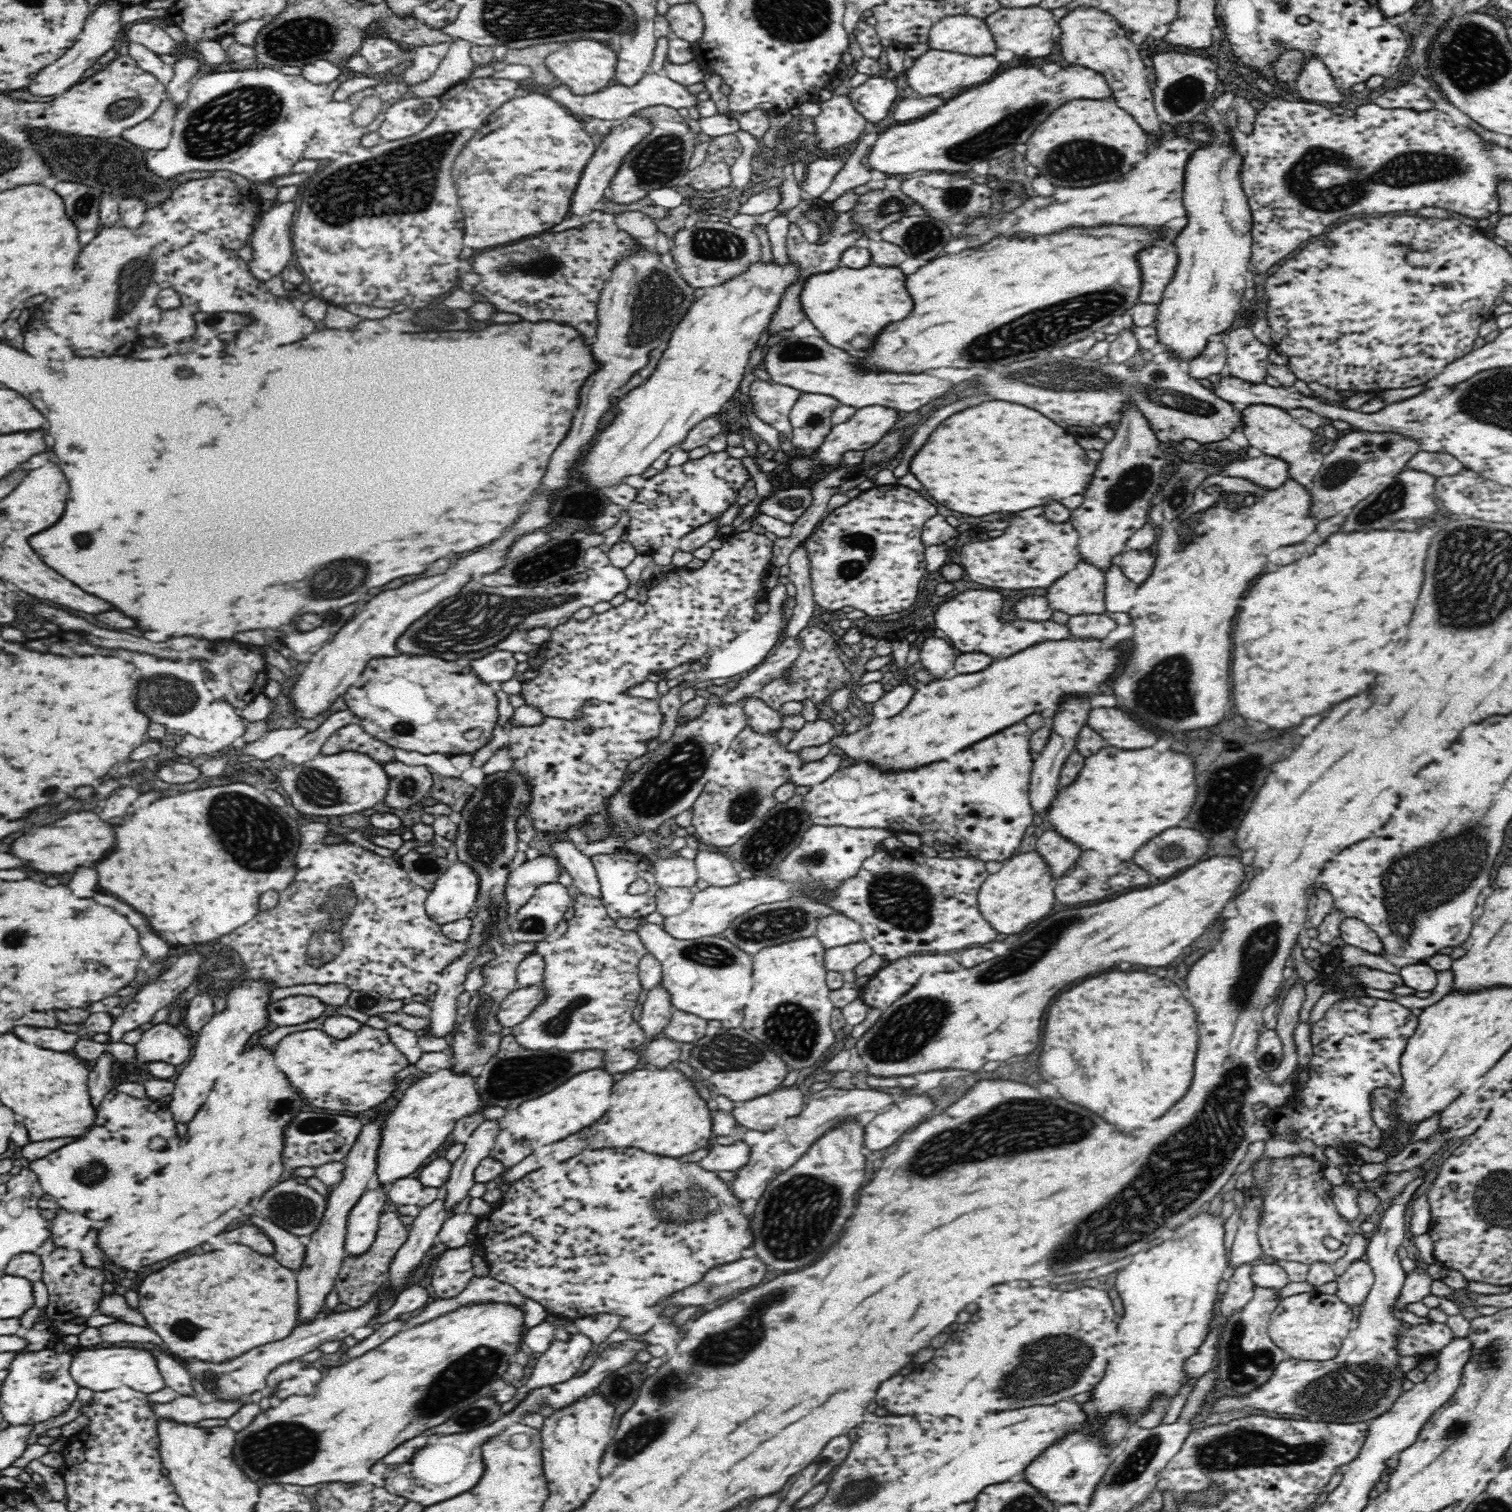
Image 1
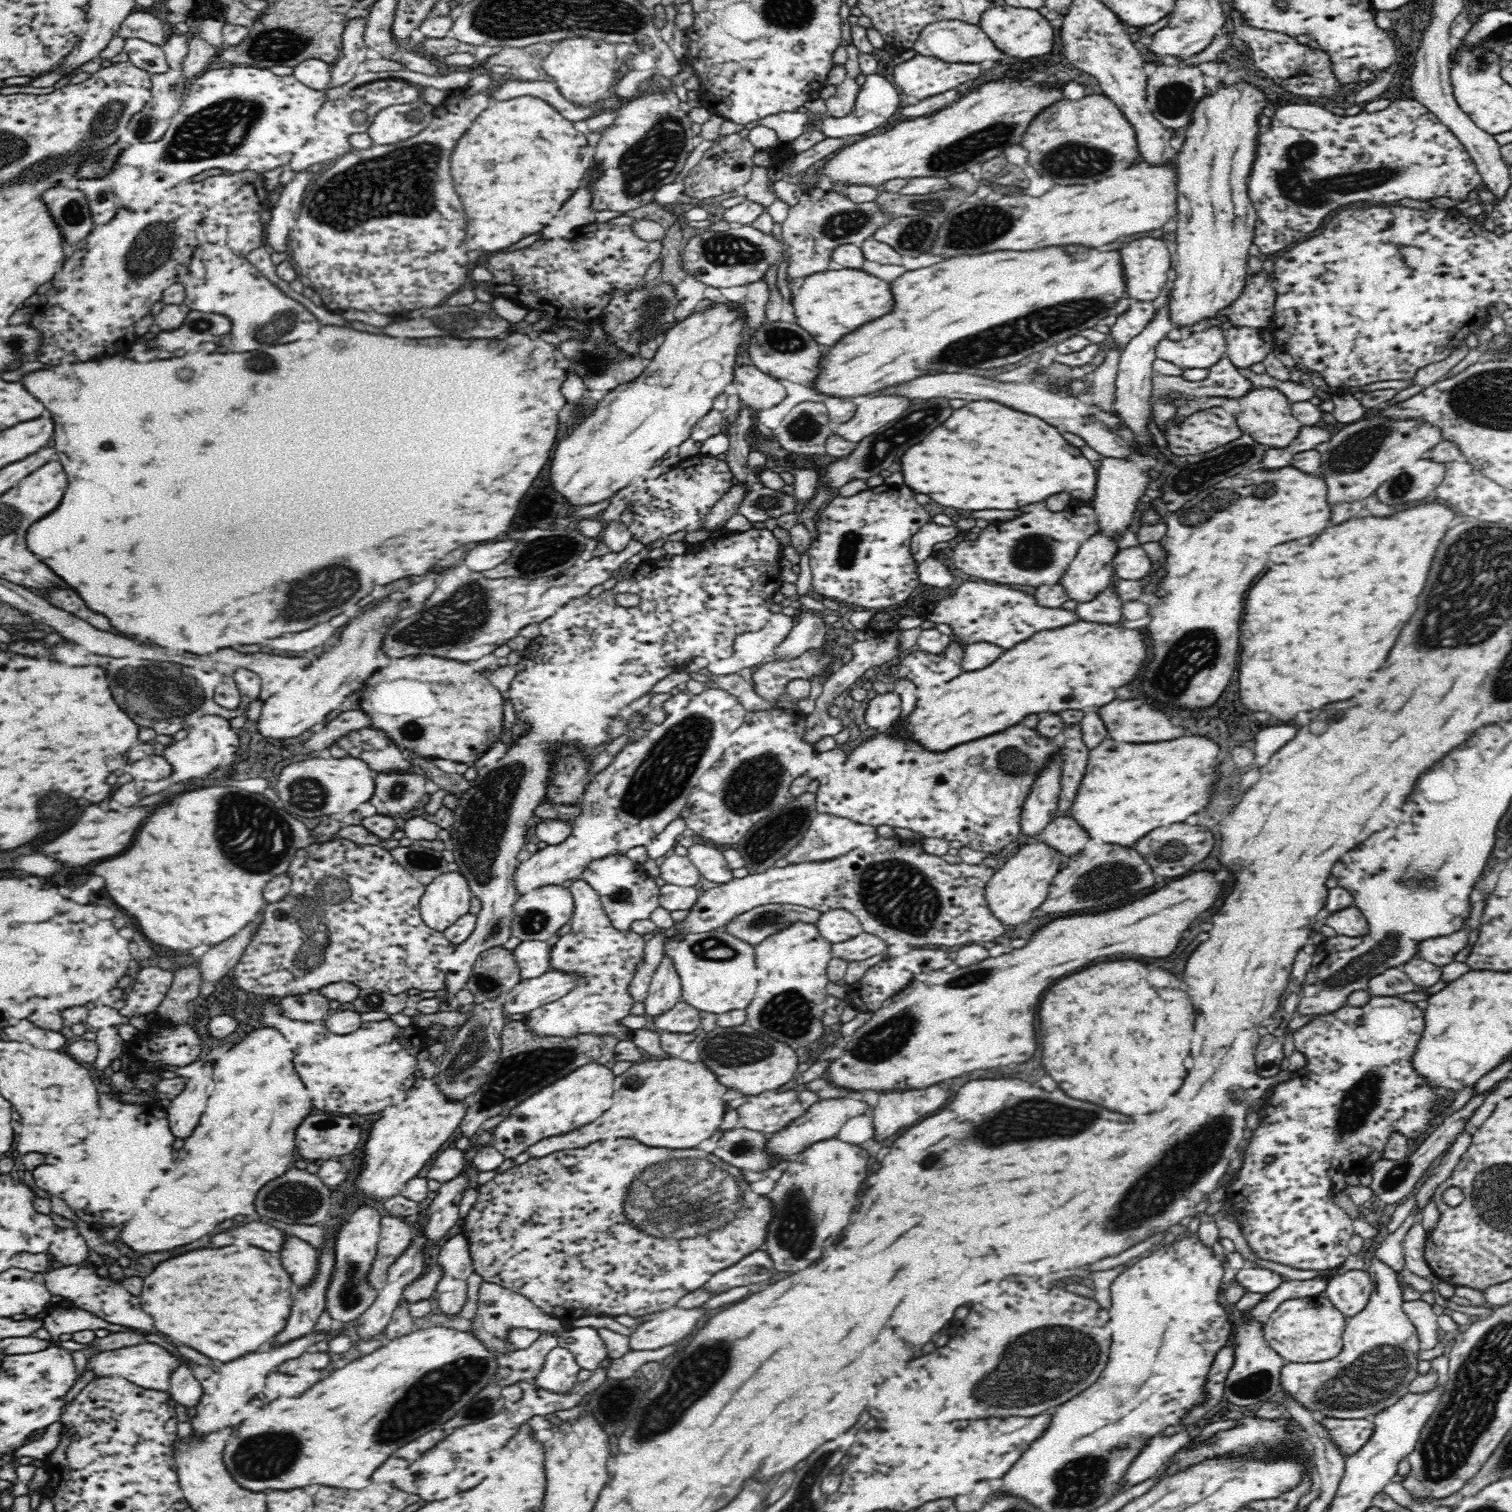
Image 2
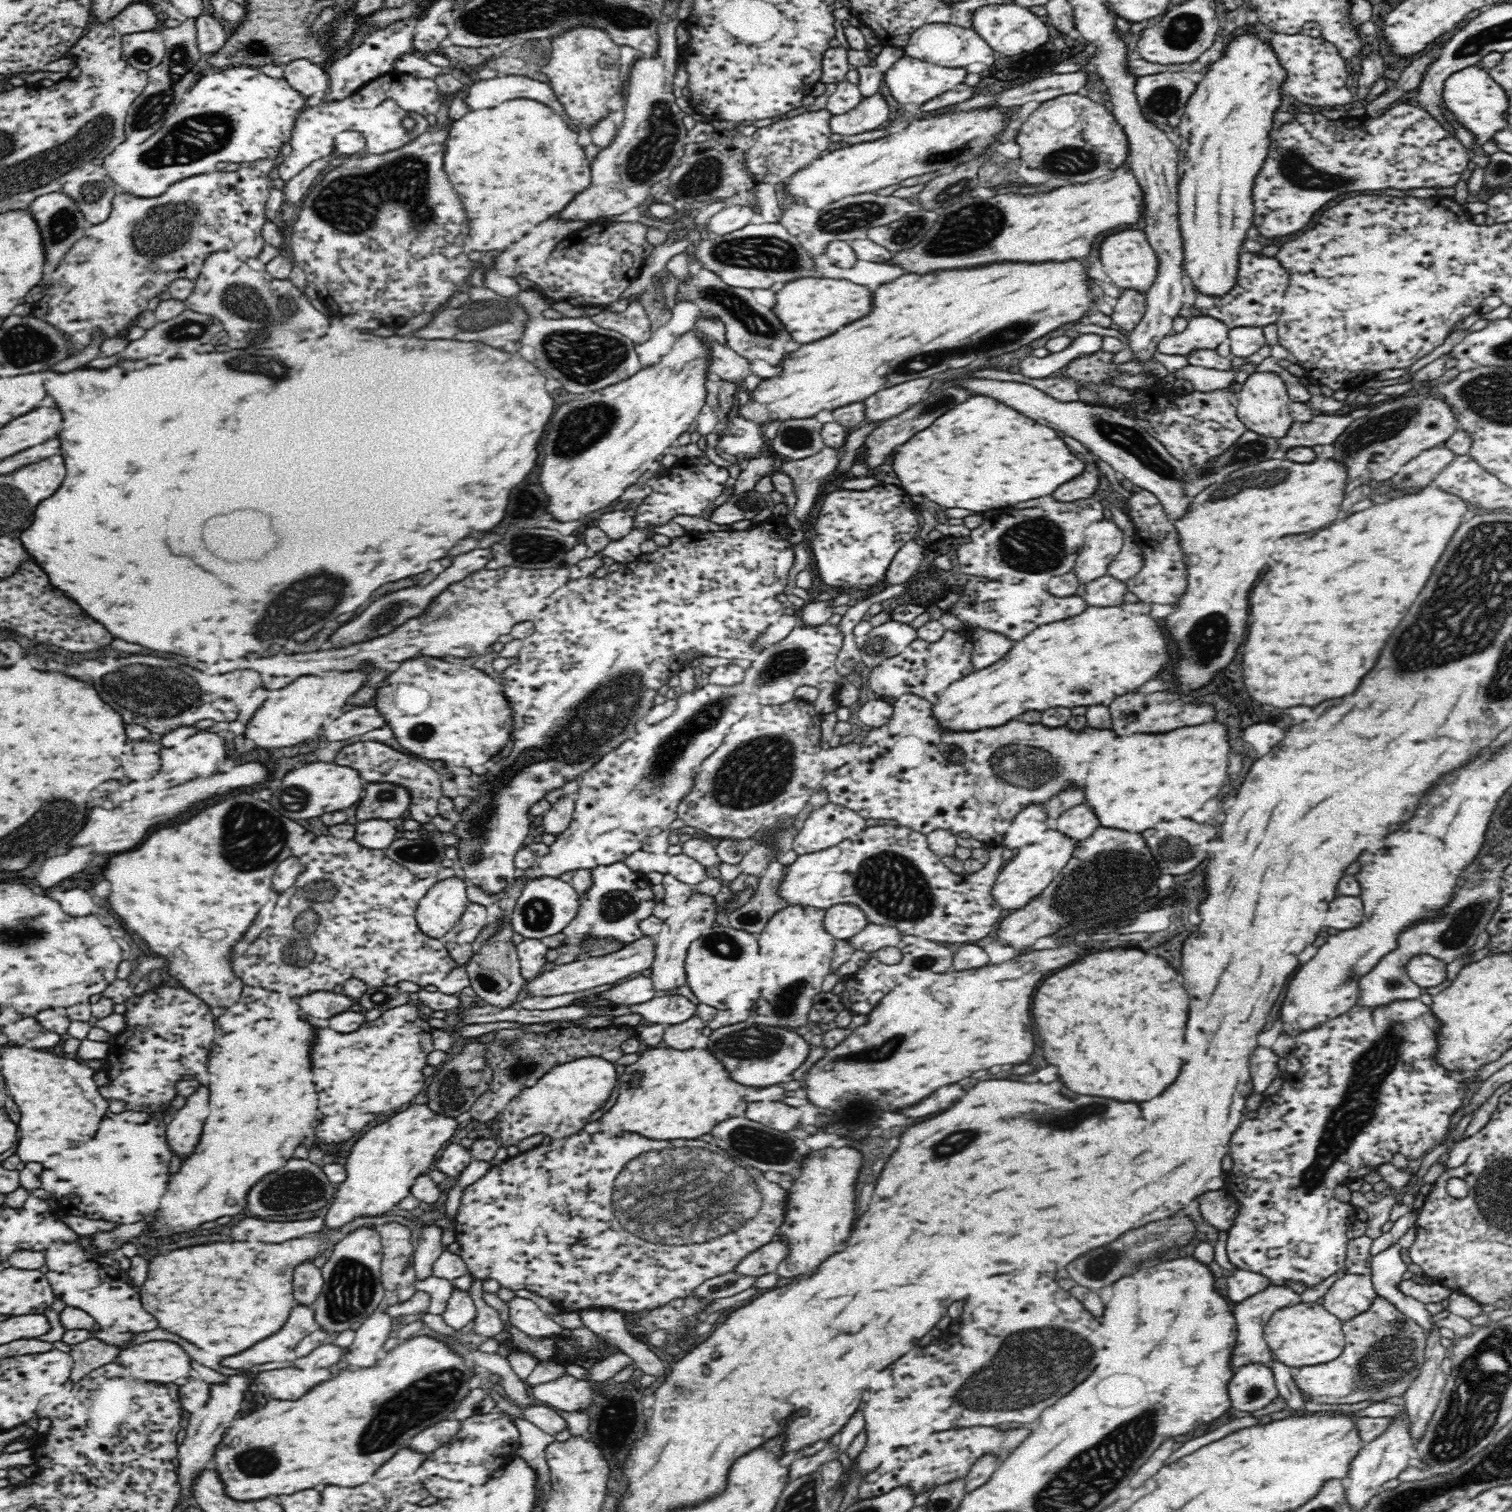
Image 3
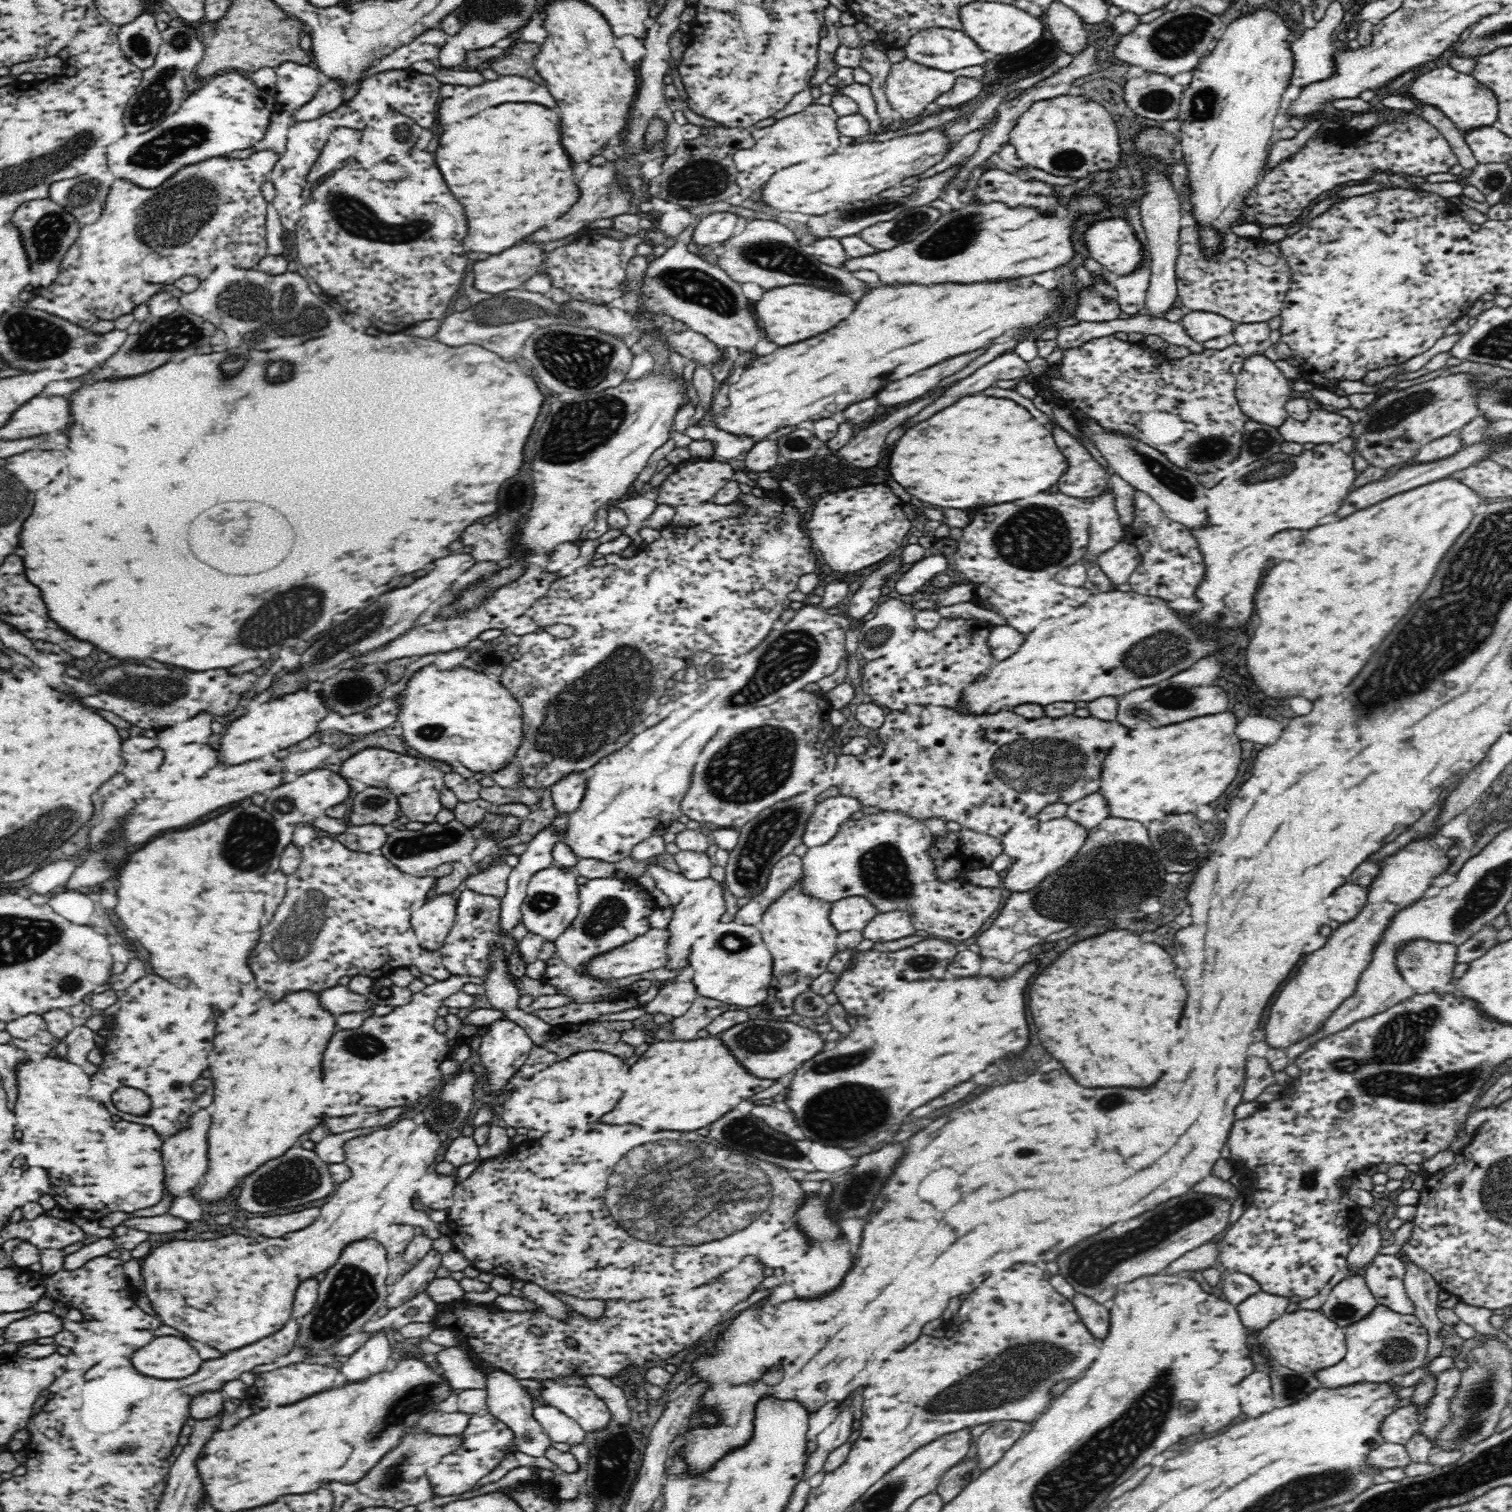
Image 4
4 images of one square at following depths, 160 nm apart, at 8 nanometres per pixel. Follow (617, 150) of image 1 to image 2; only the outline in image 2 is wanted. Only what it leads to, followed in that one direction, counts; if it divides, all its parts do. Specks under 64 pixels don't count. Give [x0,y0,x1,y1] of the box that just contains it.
[542,188,595,240]

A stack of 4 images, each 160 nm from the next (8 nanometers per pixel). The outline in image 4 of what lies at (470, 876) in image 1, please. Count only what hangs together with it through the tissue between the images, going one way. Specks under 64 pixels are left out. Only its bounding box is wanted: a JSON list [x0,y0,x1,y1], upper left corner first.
[411,893,456,951]

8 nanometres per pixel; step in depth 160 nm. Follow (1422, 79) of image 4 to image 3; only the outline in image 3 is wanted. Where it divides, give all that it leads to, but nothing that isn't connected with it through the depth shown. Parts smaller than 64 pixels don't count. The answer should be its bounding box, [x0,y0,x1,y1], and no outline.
[1442,66,1509,146]

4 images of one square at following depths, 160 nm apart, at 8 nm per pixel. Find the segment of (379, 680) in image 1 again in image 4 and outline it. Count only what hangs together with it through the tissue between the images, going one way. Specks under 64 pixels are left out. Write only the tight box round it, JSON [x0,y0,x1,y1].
[398,663,524,776]

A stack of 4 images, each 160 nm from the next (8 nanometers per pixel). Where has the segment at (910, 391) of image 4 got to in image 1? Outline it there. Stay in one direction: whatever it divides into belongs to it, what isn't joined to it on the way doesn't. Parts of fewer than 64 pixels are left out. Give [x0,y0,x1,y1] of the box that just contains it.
[790,406,901,482]

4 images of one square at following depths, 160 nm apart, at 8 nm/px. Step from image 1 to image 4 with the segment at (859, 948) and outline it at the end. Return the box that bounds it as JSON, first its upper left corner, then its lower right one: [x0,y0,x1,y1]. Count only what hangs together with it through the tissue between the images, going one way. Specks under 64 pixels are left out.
[863,910,915,942]

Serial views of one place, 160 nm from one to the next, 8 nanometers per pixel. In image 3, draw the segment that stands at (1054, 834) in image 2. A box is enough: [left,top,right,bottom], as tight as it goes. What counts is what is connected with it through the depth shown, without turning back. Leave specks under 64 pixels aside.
[1057,800,1100,841]

